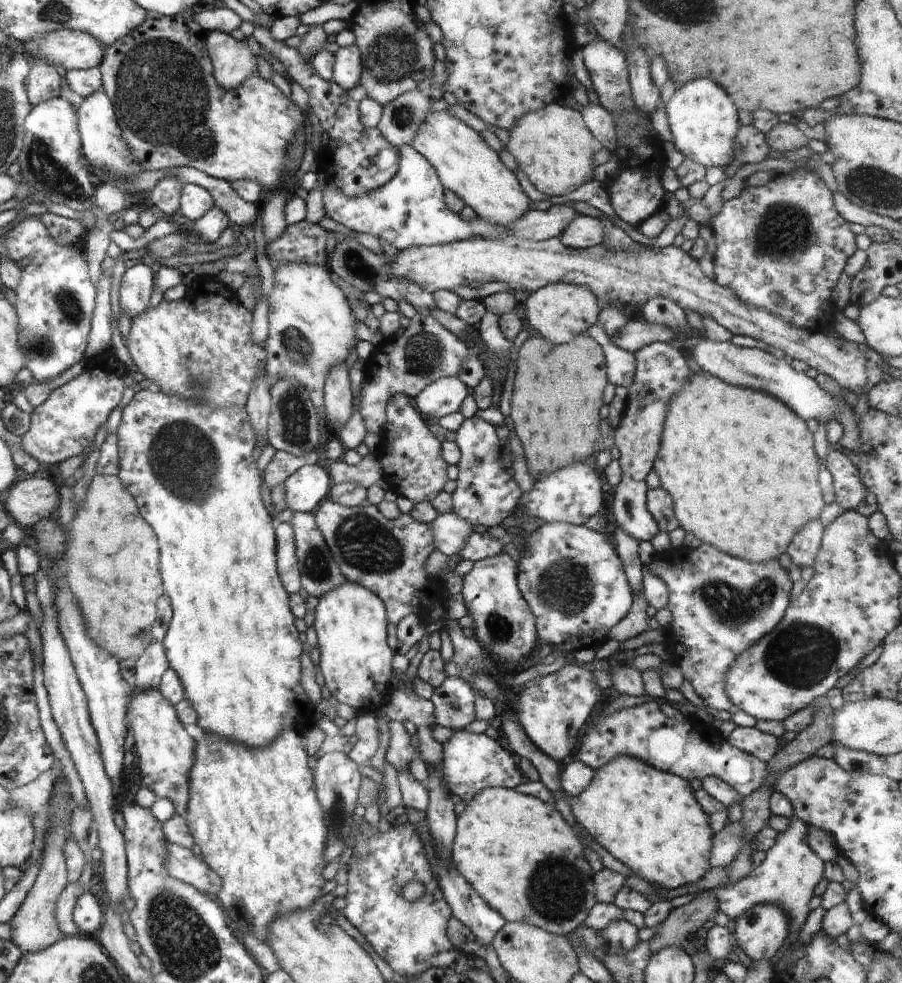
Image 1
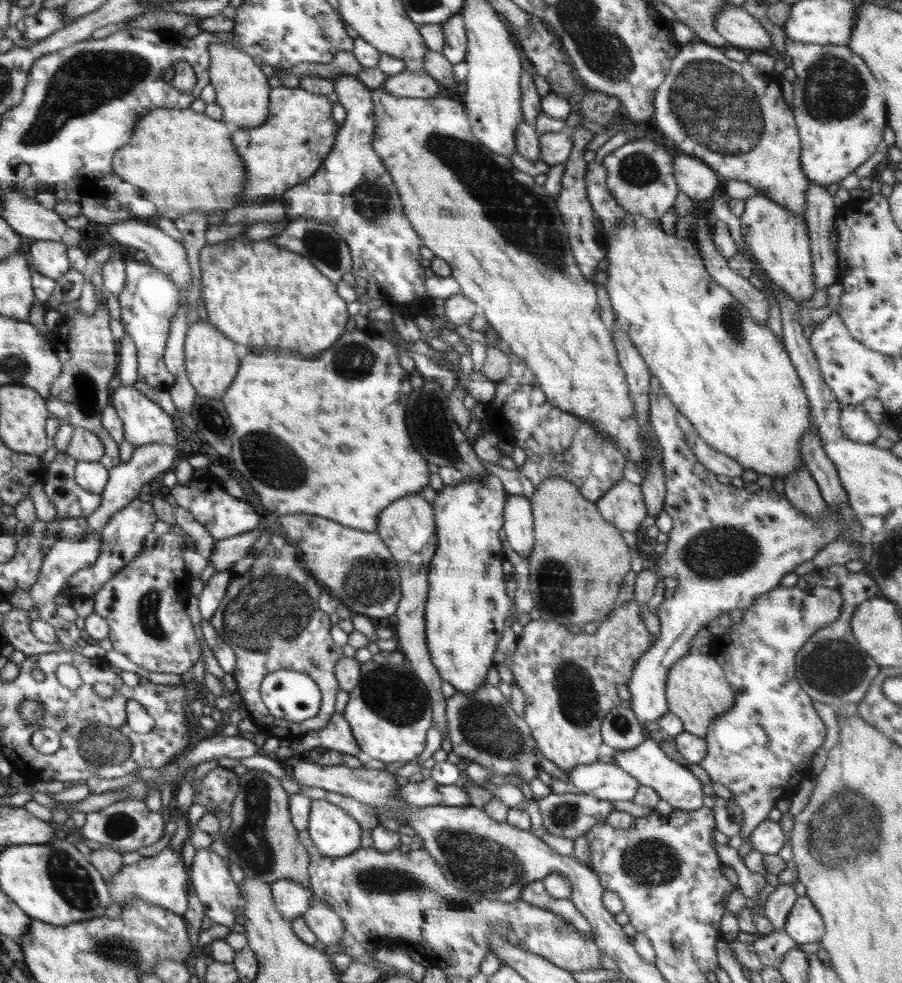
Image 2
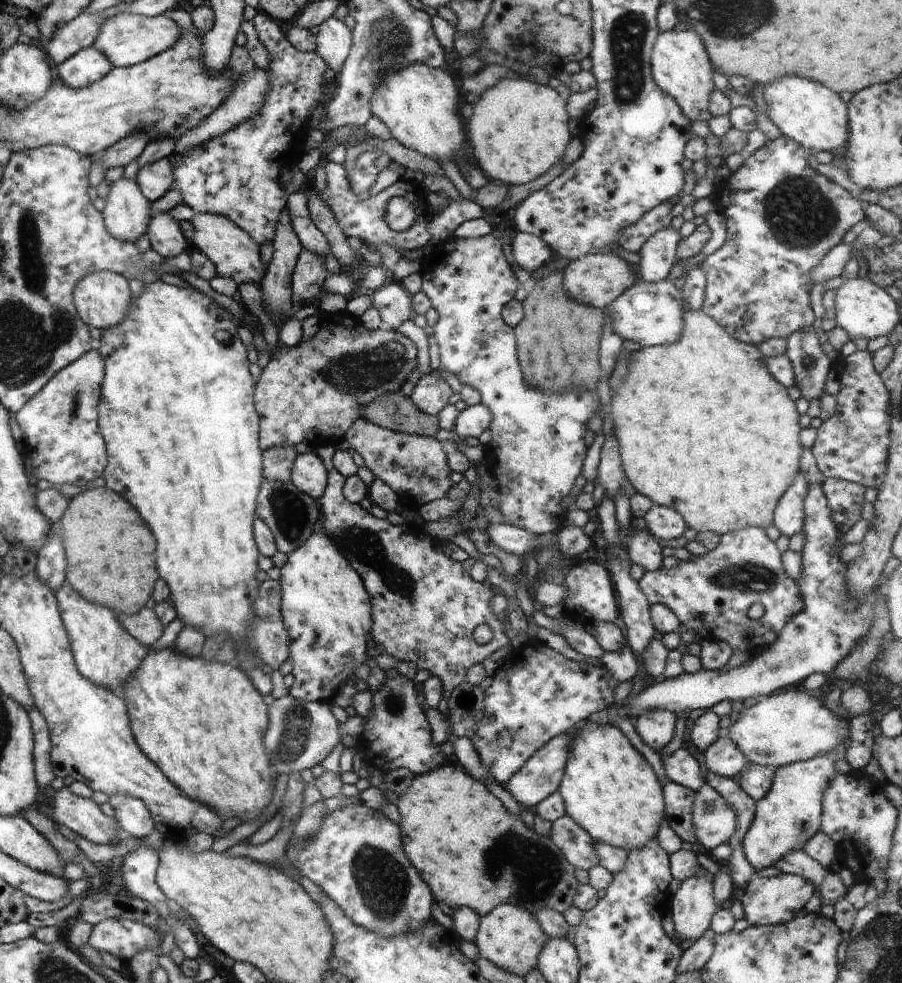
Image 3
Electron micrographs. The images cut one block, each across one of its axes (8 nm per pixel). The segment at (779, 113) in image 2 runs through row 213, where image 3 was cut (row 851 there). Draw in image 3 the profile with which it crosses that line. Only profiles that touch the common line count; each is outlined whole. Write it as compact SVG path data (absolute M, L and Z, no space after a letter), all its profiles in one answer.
M803 850L790 852L782 860L778 860L775 867L782 873L800 876L804 880L812 882L815 887L822 884L827 871L816 860L808 856L806 852L803 852Z

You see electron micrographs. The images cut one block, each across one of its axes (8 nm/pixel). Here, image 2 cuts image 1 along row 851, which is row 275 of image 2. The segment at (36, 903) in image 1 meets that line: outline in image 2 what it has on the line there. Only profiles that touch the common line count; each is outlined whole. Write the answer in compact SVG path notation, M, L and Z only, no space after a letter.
M36 241L30 247L28 258L35 273L49 276L54 280L72 268L68 246L62 241Z

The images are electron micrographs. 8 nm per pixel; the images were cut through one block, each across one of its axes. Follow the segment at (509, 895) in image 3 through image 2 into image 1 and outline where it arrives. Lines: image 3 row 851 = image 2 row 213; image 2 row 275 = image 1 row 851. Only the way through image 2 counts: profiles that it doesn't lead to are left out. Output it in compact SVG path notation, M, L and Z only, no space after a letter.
M484 788L456 818L456 827L450 852L457 872L505 921L524 922L568 938L597 904L593 890L595 873L584 859L582 840L554 806L514 789Z

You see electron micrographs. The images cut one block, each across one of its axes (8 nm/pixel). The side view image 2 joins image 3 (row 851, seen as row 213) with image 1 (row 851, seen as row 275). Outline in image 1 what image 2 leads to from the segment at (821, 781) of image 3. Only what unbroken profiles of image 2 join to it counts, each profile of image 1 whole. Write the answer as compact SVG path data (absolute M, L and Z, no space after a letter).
M796 818L784 832L778 832L775 844L766 852L766 858L758 868L753 868L745 878L728 887L718 887L717 902L720 911L736 920L746 910L758 903L775 903L787 913L790 926L789 942L800 932L810 914L809 903L815 887L825 878L825 863L809 848L808 824Z

